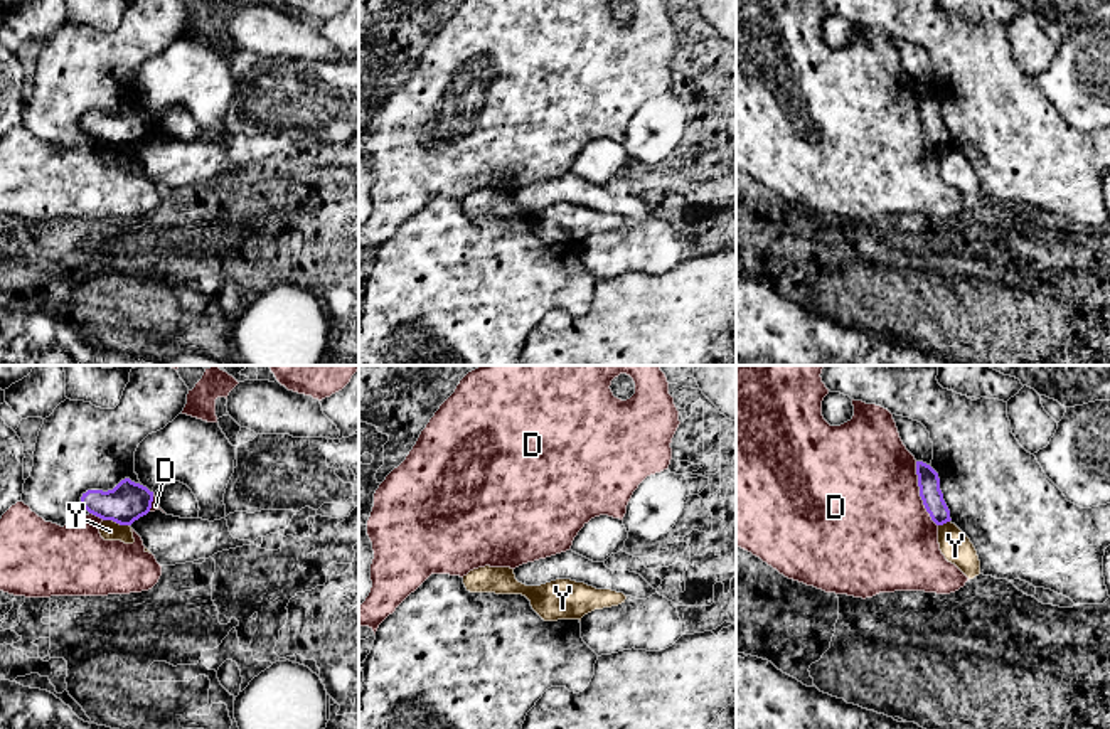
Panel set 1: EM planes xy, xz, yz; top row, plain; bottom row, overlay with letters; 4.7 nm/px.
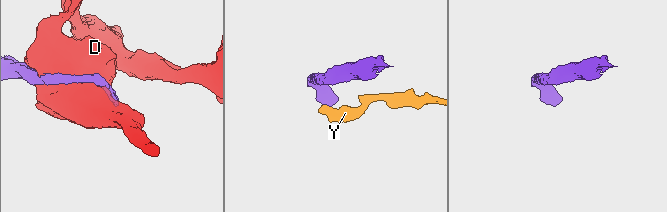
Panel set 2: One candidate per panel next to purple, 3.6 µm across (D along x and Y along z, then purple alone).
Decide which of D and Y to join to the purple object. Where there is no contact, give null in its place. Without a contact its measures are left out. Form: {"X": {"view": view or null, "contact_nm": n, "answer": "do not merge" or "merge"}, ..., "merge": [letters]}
{"D": {"view": "yz", "contact_nm": 320, "answer": "do not merge"}, "Y": {"view": "xy", "contact_nm": 130, "answer": "do not merge"}, "merge": []}

